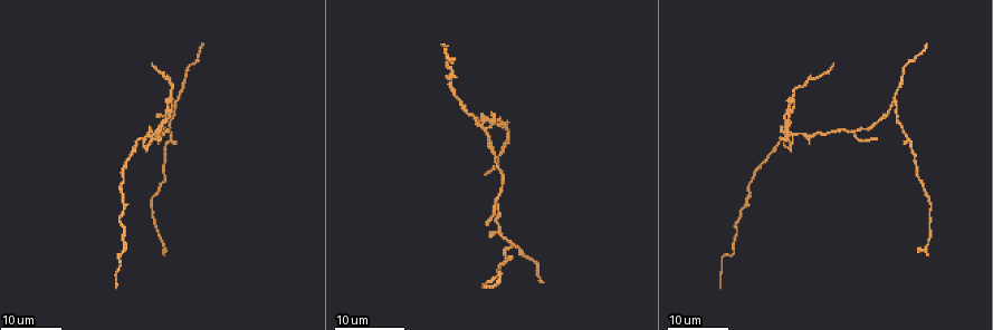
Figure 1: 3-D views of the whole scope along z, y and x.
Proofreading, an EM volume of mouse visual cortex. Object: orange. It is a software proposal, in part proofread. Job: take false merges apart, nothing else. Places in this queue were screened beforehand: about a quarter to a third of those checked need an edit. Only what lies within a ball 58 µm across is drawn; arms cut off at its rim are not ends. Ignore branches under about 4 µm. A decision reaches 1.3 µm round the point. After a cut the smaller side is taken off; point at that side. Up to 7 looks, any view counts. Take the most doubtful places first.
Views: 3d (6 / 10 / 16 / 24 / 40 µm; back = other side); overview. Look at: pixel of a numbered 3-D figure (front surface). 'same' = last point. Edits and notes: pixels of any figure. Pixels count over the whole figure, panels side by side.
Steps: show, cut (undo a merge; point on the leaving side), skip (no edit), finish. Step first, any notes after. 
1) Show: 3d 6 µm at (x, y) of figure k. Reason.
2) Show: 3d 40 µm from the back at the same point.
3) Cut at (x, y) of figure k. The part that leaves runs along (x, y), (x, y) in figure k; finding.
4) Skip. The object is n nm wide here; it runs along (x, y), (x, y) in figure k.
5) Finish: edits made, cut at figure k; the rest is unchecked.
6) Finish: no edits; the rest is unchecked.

Show: 3d 16 µm at (150, 143) of figure 1. Three arms meet.

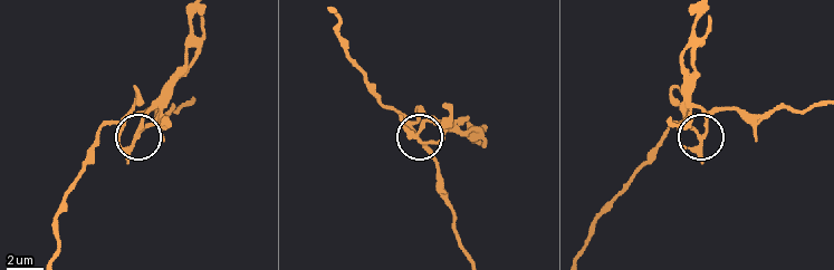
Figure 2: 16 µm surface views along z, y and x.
Show: 3d 6 µm at (137, 135) of figure 2.

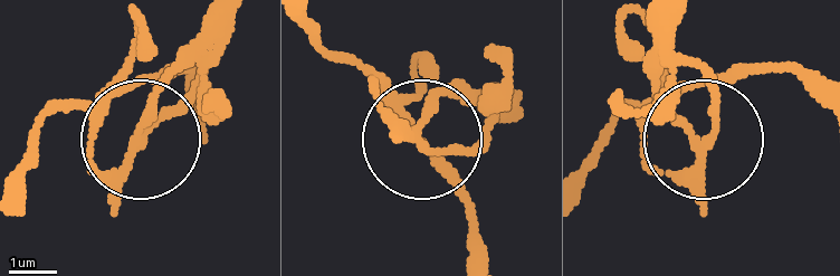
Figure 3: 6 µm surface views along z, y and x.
Cut at (437, 151) of figure 3. The part that leaves runs along (700, 172), (652, 68), (652, 20) in figure 3; two cells meet here.

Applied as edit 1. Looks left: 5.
Show: overview.

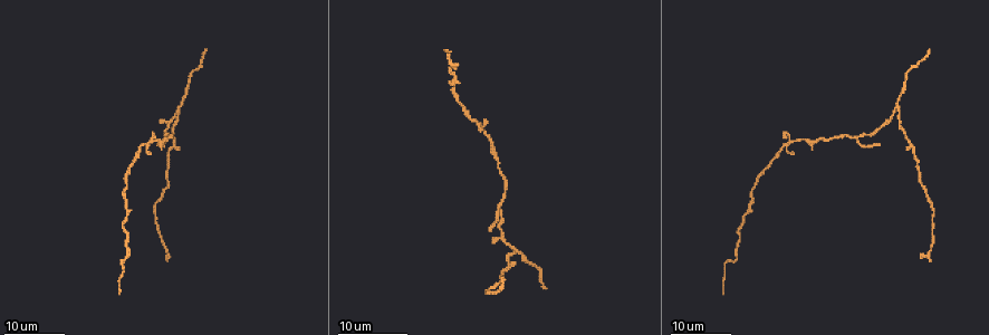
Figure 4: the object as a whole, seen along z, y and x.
Show: 3d 16 µm at (499, 203) of figure 4. Three arms meet.

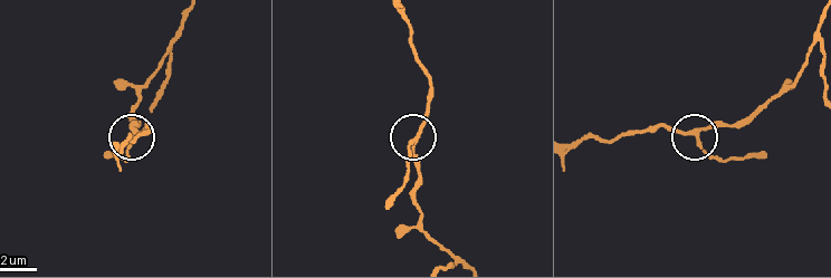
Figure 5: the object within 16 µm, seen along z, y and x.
Show: 3d 10 µm at (694, 131) of figure 5.

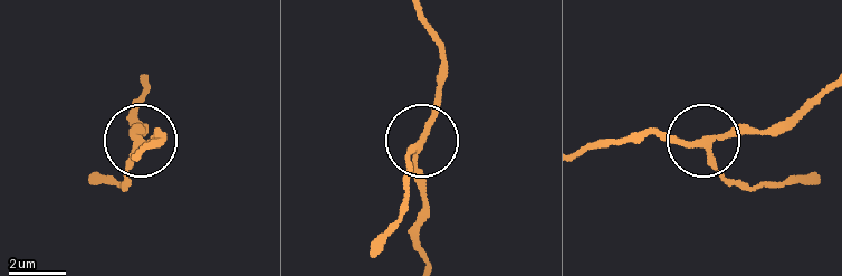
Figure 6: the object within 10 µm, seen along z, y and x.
Skip. 3 arms meet here; continuous, no second cell.

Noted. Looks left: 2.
Show: 3d 24 µm at (897, 109) of figure 4. Arms part here.

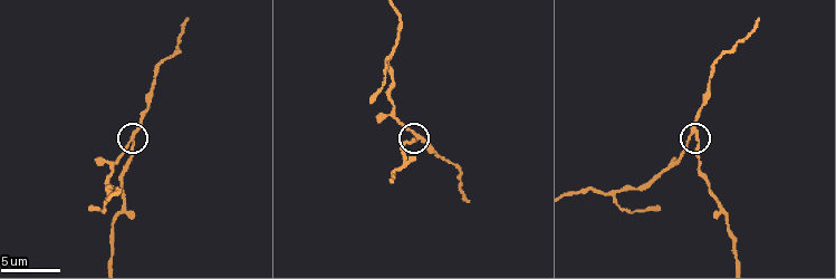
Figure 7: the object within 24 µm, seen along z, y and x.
Show: 3d 10 µm at (698, 132) of figure 7. Closer look.

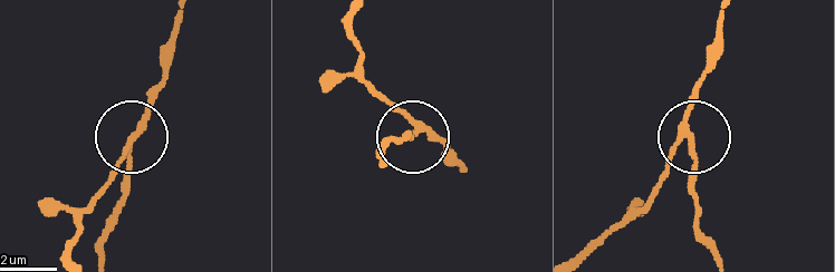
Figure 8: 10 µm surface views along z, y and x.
Cut at (127, 176) of figure 8. The side arm is 14 µm long; 3 arms meet here; two cells meet here.

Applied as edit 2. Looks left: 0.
Finish: edits made, cut at figure 3, cut at figure 8; the rest is unchecked.

